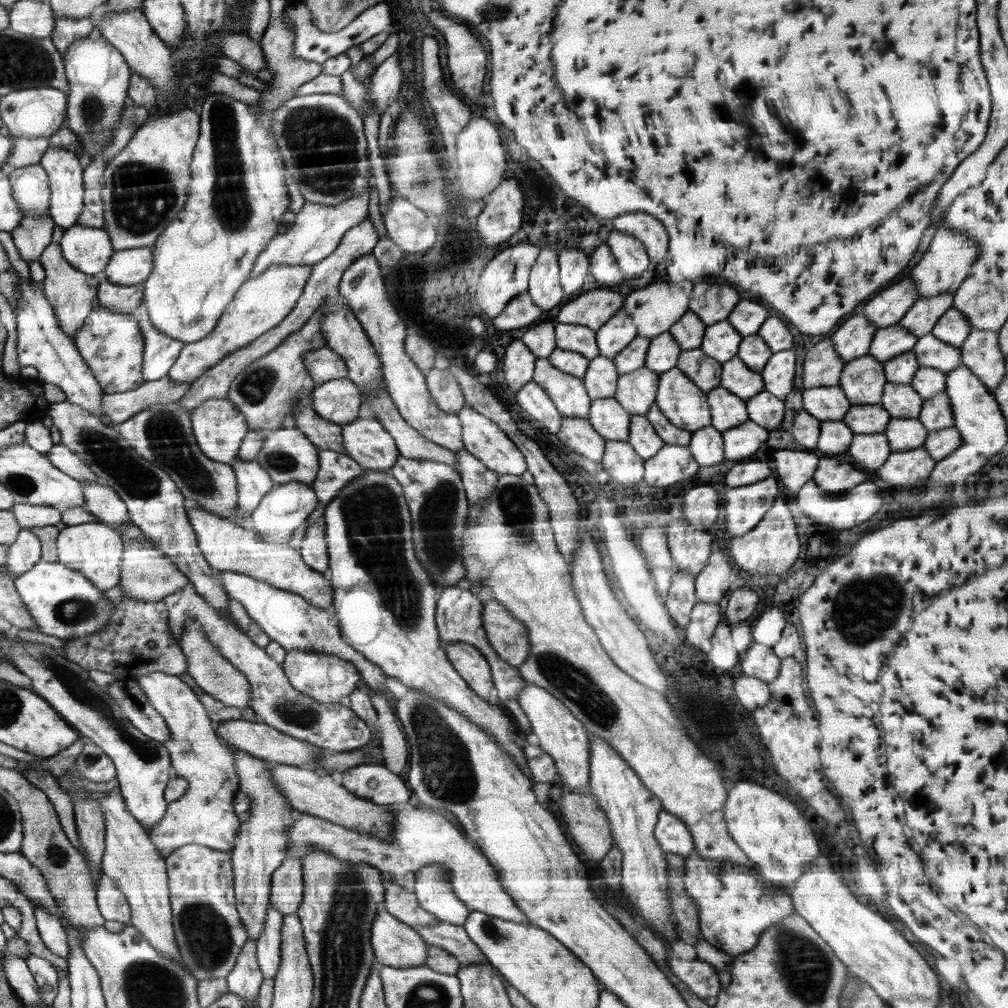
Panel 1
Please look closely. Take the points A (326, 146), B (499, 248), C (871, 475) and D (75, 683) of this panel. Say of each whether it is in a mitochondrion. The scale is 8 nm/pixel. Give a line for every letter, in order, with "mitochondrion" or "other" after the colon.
A: mitochondrion
B: other
C: other
D: mitochondrion

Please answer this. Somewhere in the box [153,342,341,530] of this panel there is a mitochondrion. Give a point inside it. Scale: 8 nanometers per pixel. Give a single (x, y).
(254, 387)

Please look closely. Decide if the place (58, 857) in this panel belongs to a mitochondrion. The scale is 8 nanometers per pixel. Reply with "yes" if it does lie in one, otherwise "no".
yes

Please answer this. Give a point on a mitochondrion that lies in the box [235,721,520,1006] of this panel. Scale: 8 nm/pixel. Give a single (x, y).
(489, 928)

